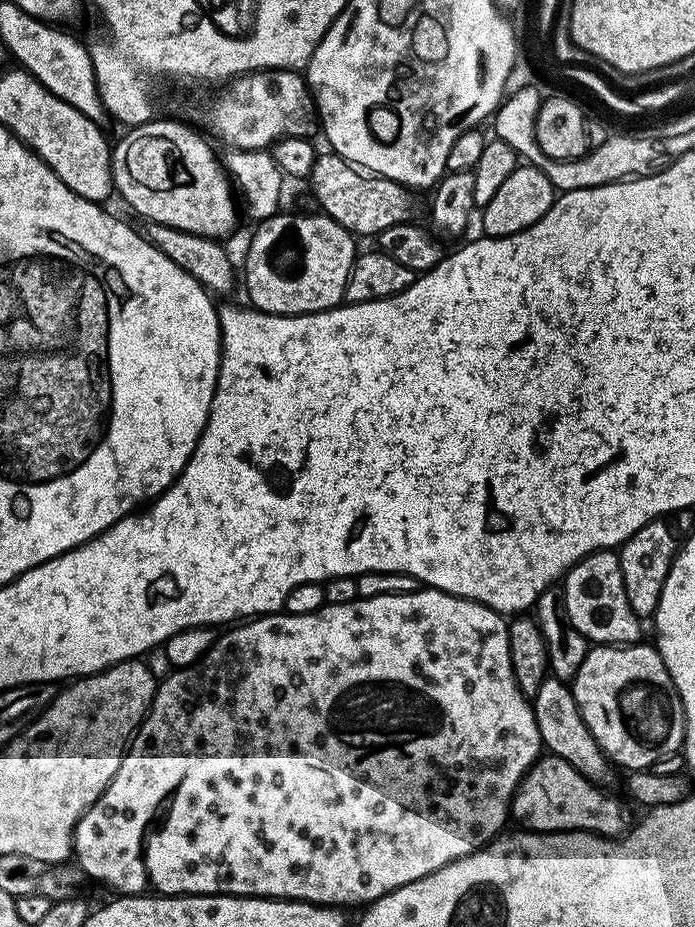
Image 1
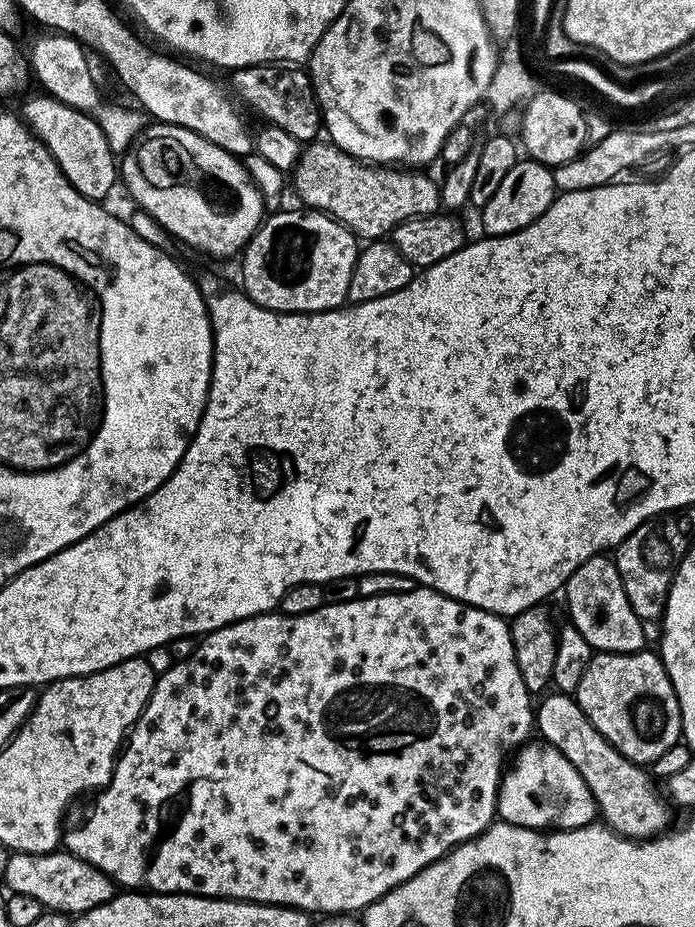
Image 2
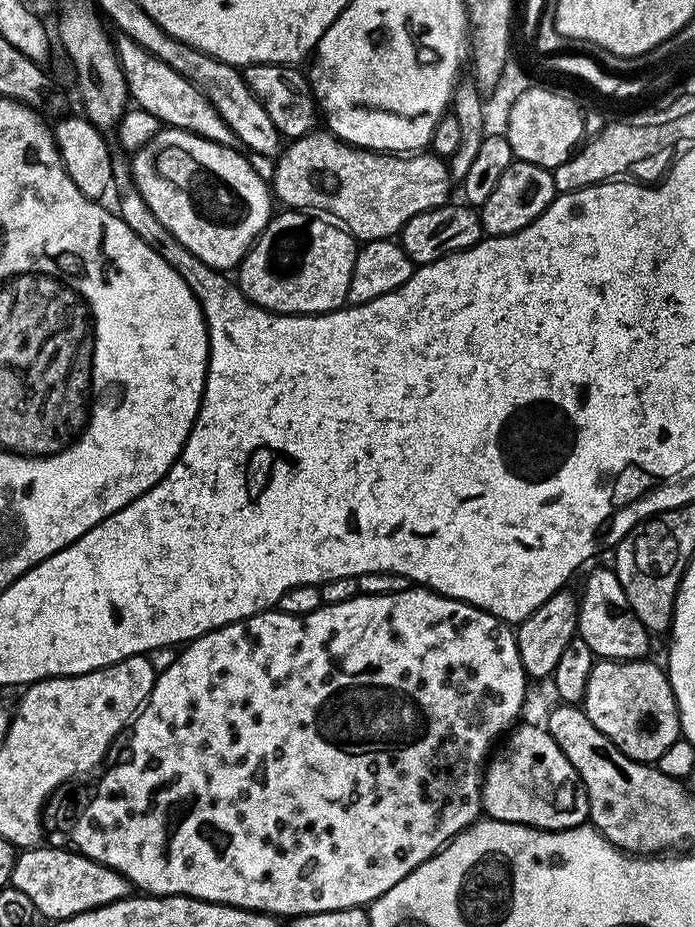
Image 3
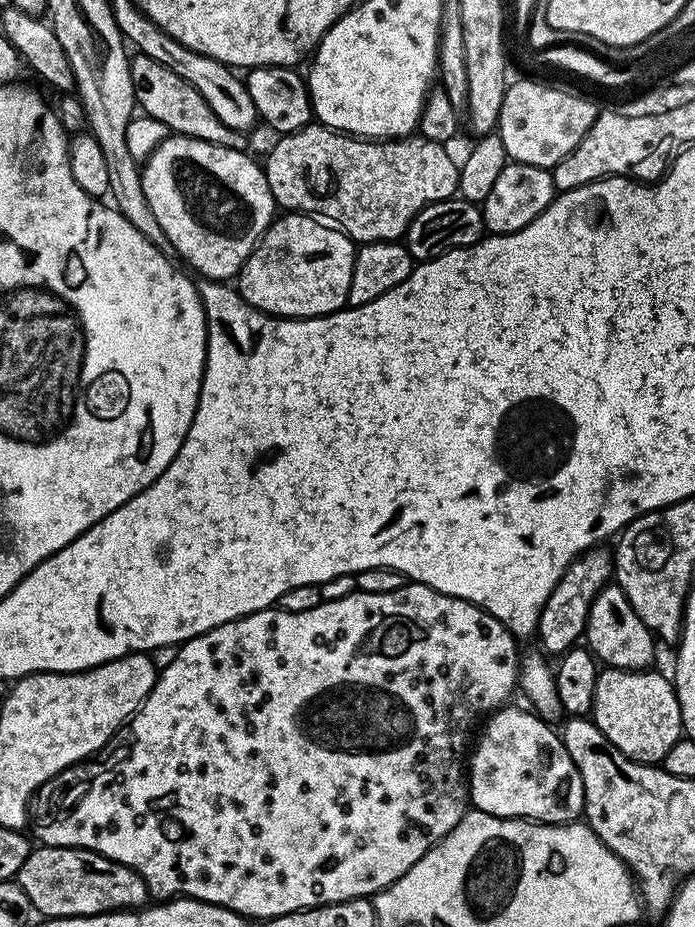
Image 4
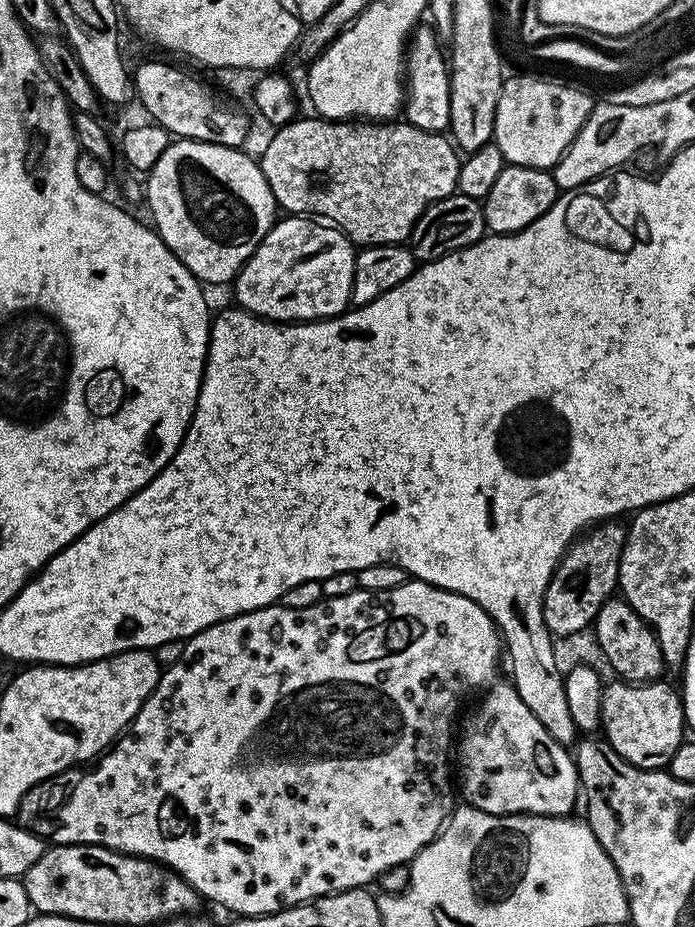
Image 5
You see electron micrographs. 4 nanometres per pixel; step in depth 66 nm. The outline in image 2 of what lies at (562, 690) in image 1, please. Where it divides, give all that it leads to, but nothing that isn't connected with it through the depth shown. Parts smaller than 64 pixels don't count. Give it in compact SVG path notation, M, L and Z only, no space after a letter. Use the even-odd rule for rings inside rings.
M553 691L541 700L544 701L541 704L539 701L534 712L535 731L545 744L558 749L566 758L566 762L570 762L570 766L574 766L574 770L582 774L582 782L590 786L590 794L594 794L599 819L605 825L615 825L615 808L625 808L632 816L644 816L648 812L648 828L627 829L626 835L629 840L650 840L673 823L673 809L658 791L657 781L641 765L627 760L613 744L606 742L606 738L598 734L598 730L589 722L571 695Z

